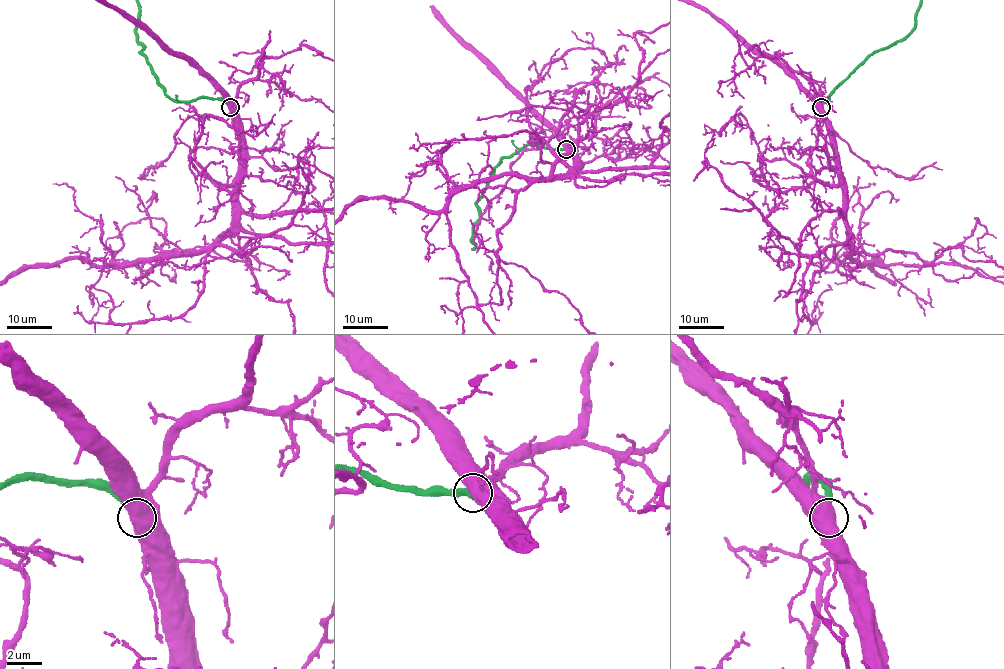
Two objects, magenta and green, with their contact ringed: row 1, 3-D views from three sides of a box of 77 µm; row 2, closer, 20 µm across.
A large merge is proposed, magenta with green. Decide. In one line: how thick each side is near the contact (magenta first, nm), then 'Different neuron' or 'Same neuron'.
Thickness 800 nm (magenta) against 550 nm. Same neuron

